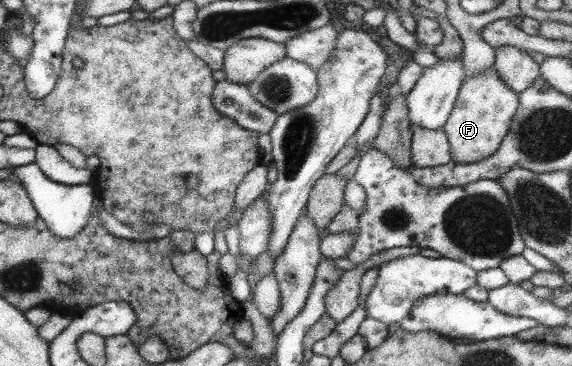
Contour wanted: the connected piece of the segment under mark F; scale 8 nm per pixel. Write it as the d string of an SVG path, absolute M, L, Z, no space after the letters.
M494 65L485 68L478 74L463 78L453 109L441 127L447 134L450 147L449 155L452 157L453 163L480 162L495 153L509 129L511 118L517 106L517 94L507 88L499 79Z

